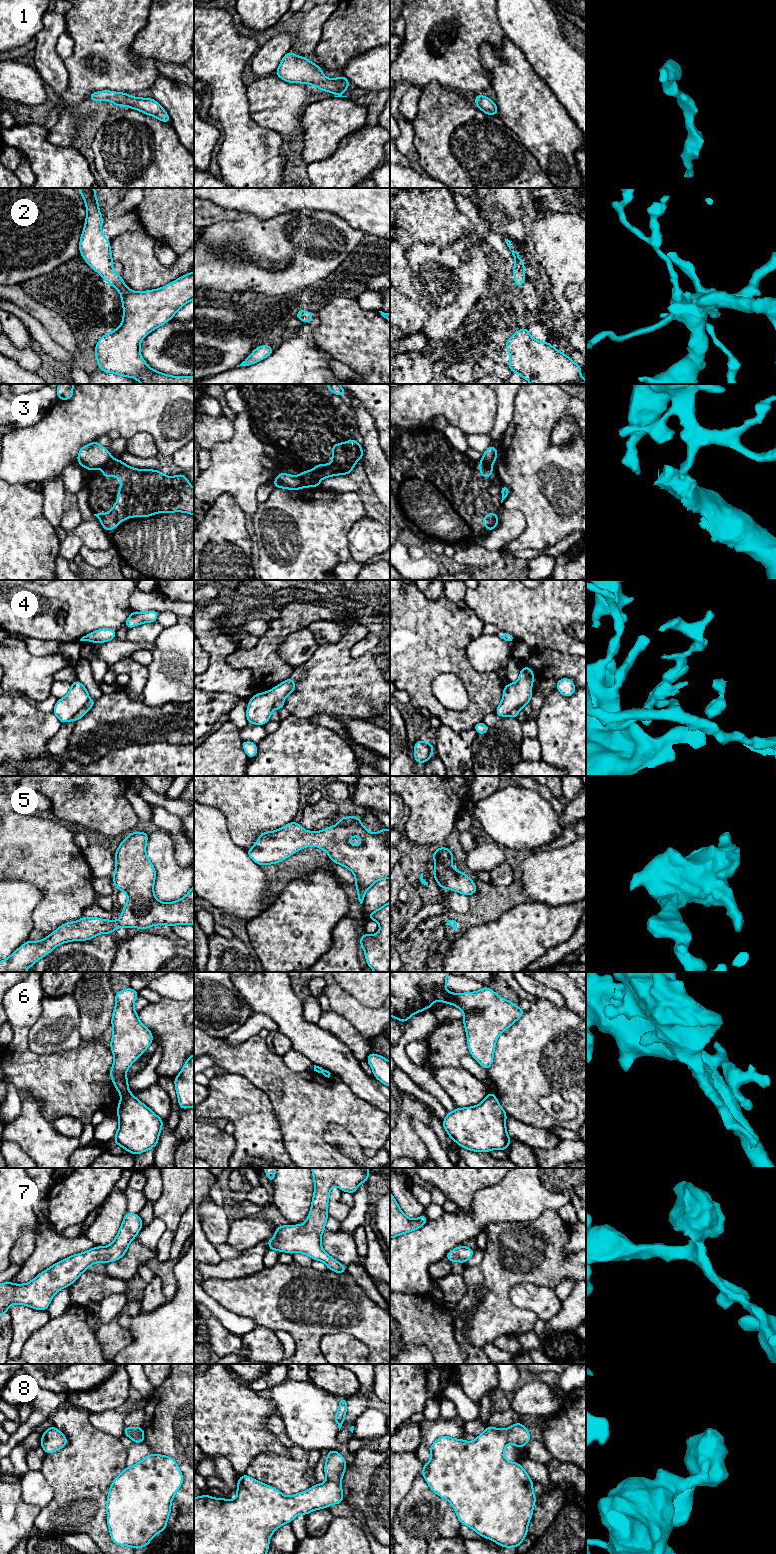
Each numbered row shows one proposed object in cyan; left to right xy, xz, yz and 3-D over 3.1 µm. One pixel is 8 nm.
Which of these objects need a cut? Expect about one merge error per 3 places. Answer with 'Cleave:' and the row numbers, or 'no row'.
Cleave: 3, 4, 6, 8

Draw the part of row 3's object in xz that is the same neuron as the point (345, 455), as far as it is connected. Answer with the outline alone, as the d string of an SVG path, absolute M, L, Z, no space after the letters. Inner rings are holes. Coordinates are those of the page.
M354 438L339 444L332 445L332 463L317 464L315 468L304 471L298 476L305 487L319 487L323 478L336 475L349 475L358 460L363 460L362 445Z

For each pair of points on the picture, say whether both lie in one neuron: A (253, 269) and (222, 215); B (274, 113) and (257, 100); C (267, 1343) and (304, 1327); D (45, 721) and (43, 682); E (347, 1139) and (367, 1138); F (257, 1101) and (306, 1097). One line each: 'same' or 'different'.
A: different
B: same
C: different
D: different
E: different
F: different

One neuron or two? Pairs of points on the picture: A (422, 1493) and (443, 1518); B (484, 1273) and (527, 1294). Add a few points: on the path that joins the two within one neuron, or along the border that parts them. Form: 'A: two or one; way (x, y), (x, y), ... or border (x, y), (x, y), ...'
A: one; way (424, 1499), (437, 1512)
B: two; border (536, 1284), (516, 1284), (510, 1290), (511, 1302)

